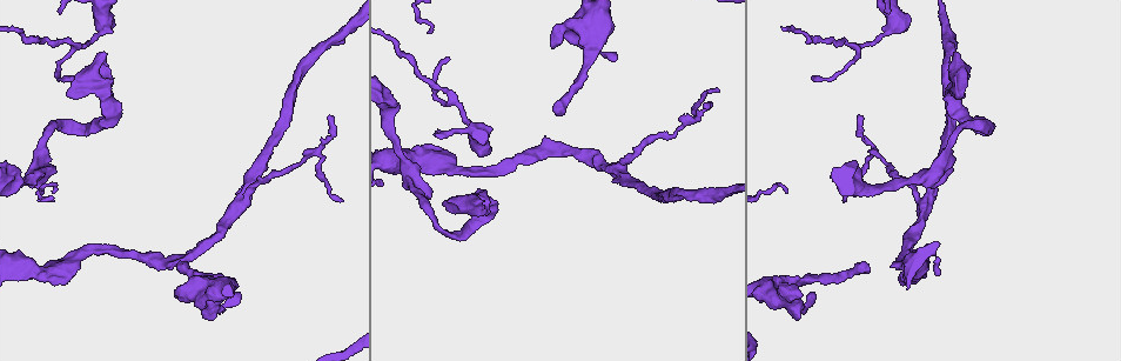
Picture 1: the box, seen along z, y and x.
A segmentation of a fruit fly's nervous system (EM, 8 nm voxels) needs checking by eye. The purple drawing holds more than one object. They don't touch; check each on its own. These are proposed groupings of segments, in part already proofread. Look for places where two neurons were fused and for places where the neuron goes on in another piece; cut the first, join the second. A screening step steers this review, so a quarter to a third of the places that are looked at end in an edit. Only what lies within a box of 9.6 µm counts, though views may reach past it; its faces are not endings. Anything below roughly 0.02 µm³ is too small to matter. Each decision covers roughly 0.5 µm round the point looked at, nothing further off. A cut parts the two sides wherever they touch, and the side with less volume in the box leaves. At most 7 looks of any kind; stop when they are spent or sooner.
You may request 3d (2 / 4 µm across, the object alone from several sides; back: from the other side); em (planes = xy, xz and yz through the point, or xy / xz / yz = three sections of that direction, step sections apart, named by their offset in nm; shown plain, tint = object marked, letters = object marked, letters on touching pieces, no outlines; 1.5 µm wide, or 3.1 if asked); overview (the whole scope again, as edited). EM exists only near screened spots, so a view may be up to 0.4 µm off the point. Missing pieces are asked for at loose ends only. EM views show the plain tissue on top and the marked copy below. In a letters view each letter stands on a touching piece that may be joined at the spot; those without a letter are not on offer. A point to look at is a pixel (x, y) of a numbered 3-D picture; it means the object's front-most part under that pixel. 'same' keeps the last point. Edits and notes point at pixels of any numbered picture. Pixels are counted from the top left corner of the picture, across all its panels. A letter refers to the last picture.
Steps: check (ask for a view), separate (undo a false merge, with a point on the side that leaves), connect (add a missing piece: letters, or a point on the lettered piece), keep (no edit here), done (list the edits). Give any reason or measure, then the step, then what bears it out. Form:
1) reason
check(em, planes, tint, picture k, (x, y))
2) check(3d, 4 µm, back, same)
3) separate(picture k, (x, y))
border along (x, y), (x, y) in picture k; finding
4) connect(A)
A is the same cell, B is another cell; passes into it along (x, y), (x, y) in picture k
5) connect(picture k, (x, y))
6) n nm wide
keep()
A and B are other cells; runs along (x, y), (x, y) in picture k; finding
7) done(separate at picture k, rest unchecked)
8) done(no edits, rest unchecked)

branch stops here
check(3d, 4 µm, picture 1, (74, 78))

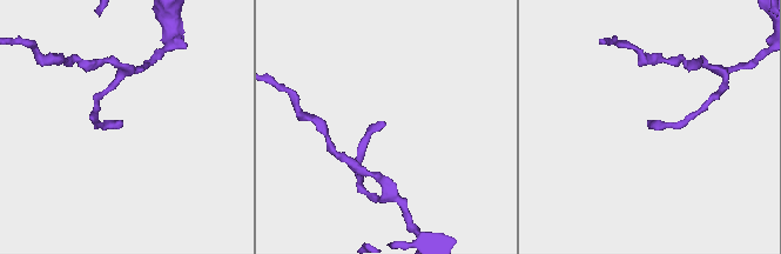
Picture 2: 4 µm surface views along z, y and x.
shape alone is not enough
check(em, xy, step 8, tint, picture 2, (647, 122))

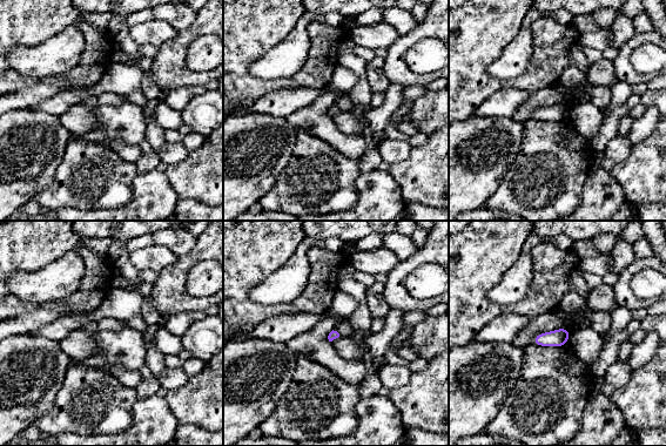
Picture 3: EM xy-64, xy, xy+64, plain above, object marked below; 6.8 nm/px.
check(em, planes, letters, same)

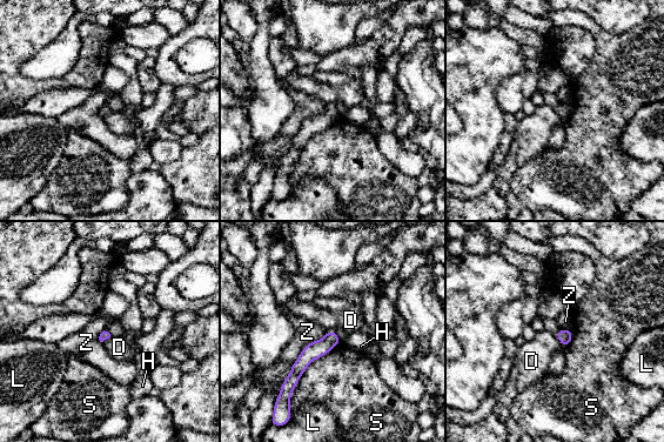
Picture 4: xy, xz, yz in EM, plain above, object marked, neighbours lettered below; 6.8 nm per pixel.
keep()
D, H, L, S and Z are other cells; runs along (330, 333), (299, 367), (288, 388) in picture 4; none of them fits

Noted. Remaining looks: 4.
an open end
check(3d, 4 µm, picture 1, (889, 14))

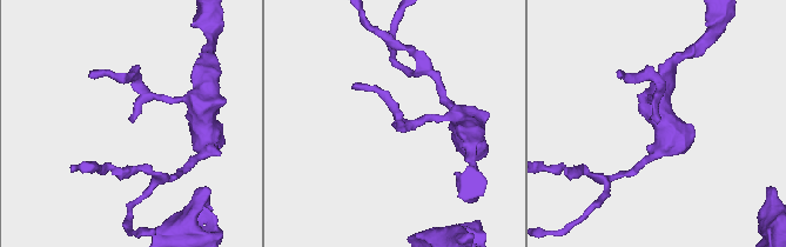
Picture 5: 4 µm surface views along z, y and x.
check(em, planes, letters, picture 5, (131, 120))

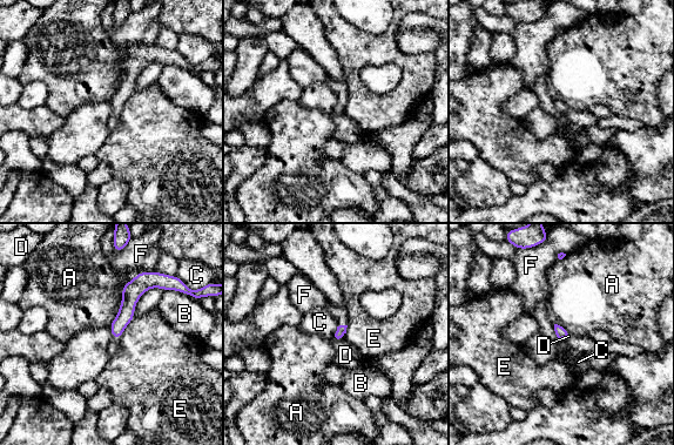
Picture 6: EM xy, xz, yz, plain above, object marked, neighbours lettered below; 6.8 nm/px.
A touches over 280 nm
keep()
A, B, C, D, E and F are other cells; border along (553, 324), (555, 335), (565, 338) in picture 6; none of them fits

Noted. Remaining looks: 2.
sharp bend
check(em, xy, step 4, tint, picture 1, (956, 78))

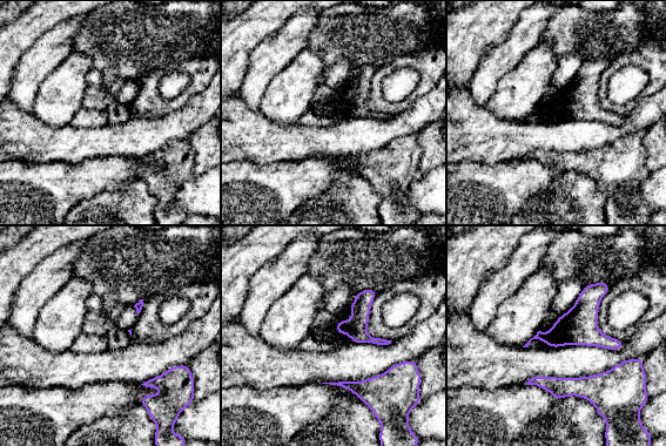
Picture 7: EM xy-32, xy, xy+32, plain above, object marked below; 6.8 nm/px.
cut it another way
check(em, planes, letters, same)

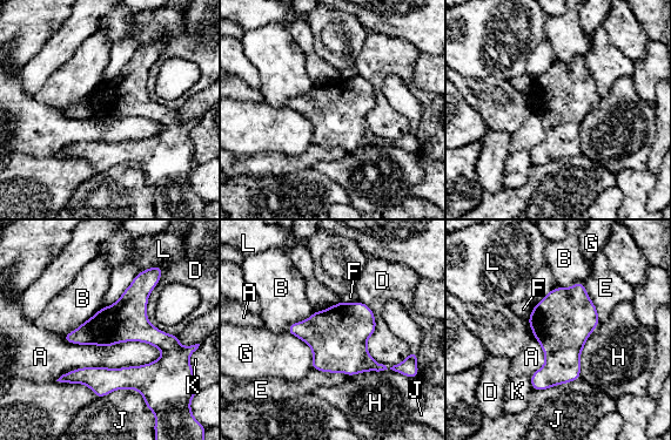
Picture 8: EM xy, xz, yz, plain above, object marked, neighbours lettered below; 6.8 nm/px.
260 nm wide
keep()
A, B, D, E, F, G, H, J, K and L are other cells; border along (163, 353), (55, 380) in picture 8; continuous, no second neuron

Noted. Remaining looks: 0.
done(no edits, rest unchecked)

